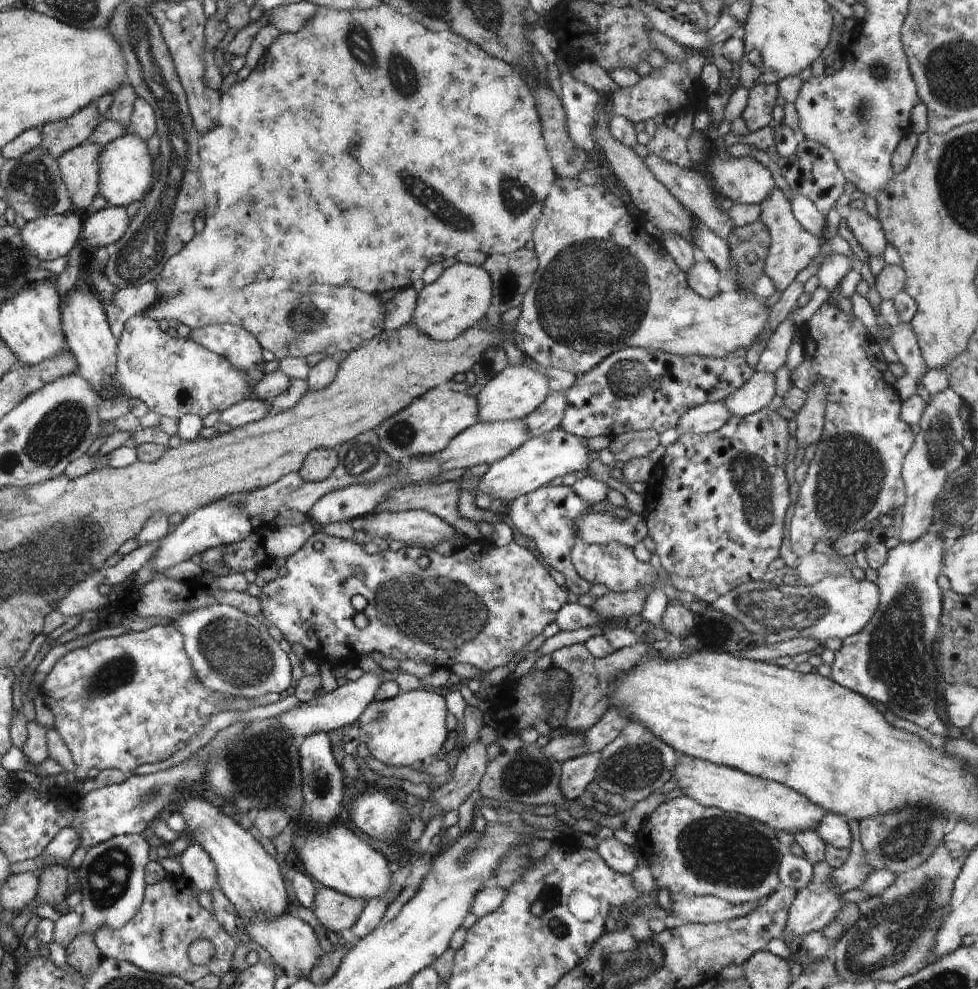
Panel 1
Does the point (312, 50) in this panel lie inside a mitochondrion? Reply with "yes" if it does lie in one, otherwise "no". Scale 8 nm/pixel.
no

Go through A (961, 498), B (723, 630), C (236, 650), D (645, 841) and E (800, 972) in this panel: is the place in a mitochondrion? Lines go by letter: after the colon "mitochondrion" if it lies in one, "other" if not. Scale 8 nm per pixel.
A: mitochondrion
B: mitochondrion
C: mitochondrion
D: other
E: other

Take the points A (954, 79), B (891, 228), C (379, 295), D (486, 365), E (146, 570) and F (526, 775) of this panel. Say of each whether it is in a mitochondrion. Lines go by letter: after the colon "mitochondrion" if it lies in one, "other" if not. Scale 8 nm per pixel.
A: mitochondrion
B: other
C: other
D: other
E: other
F: mitochondrion

